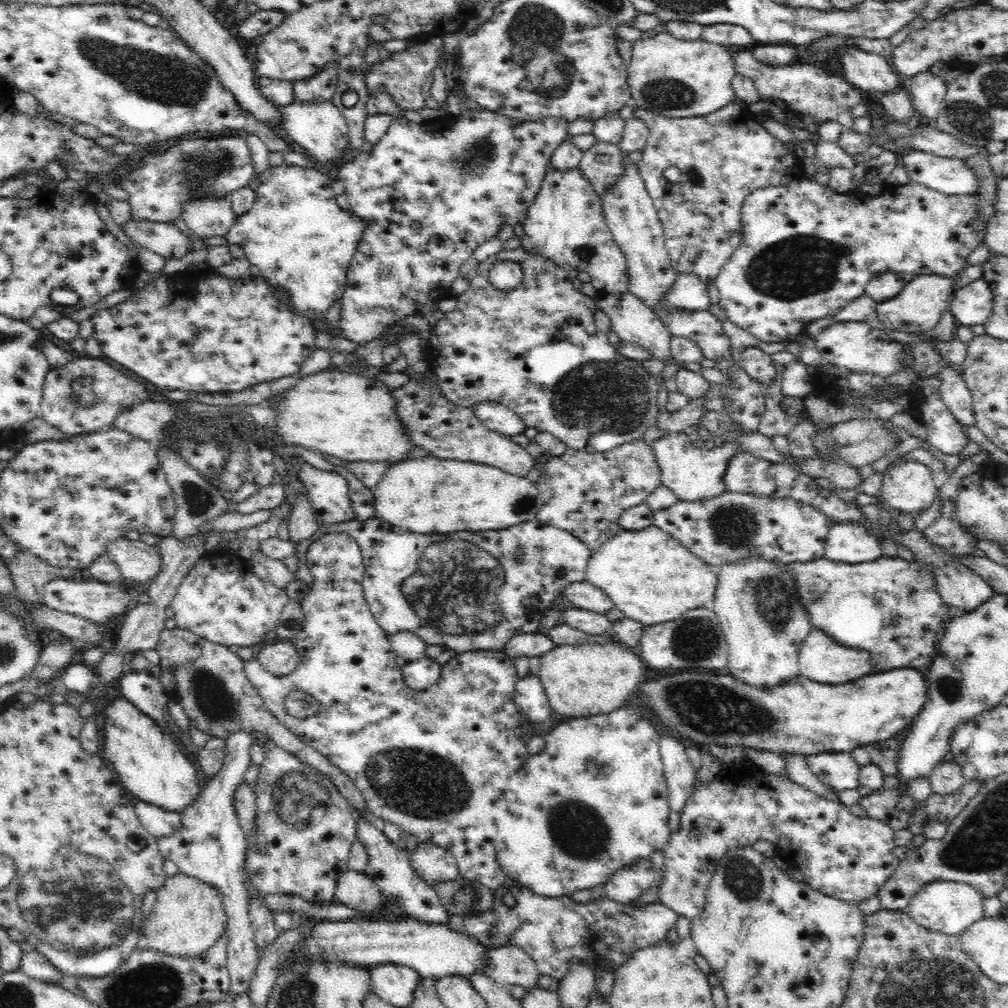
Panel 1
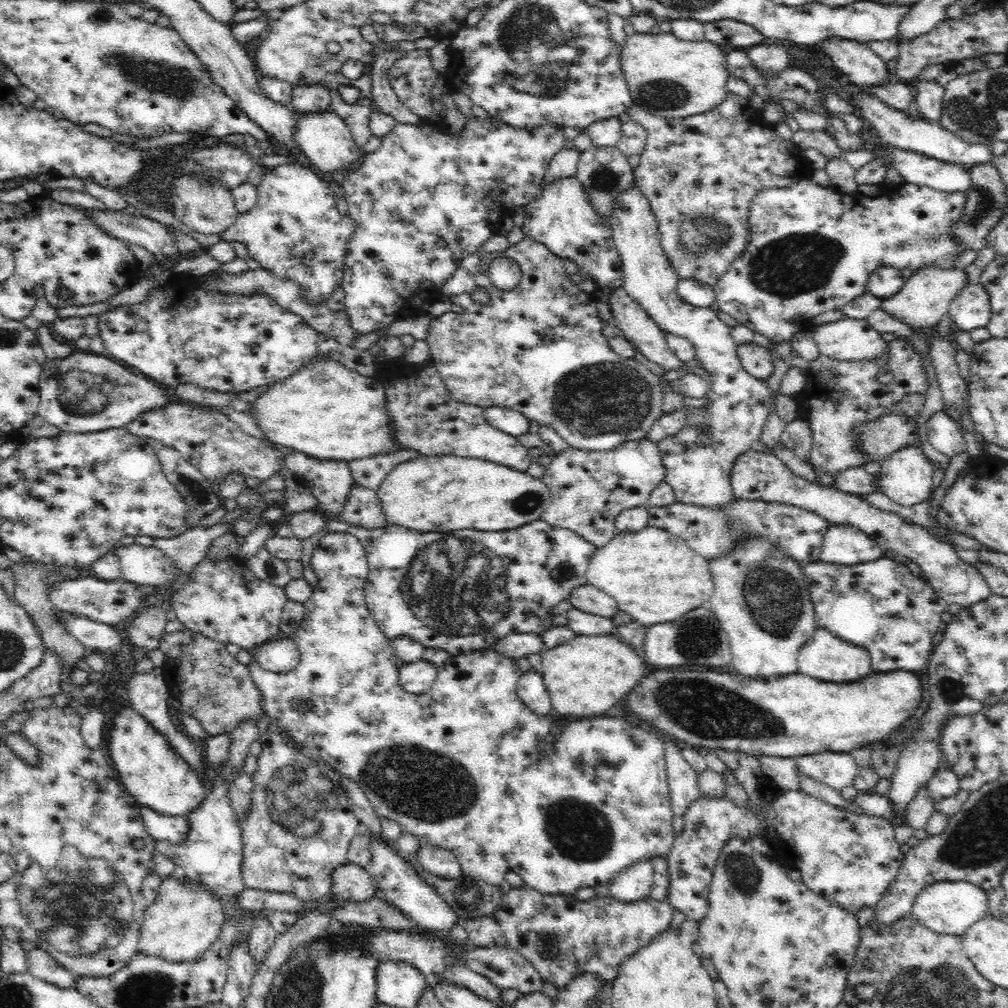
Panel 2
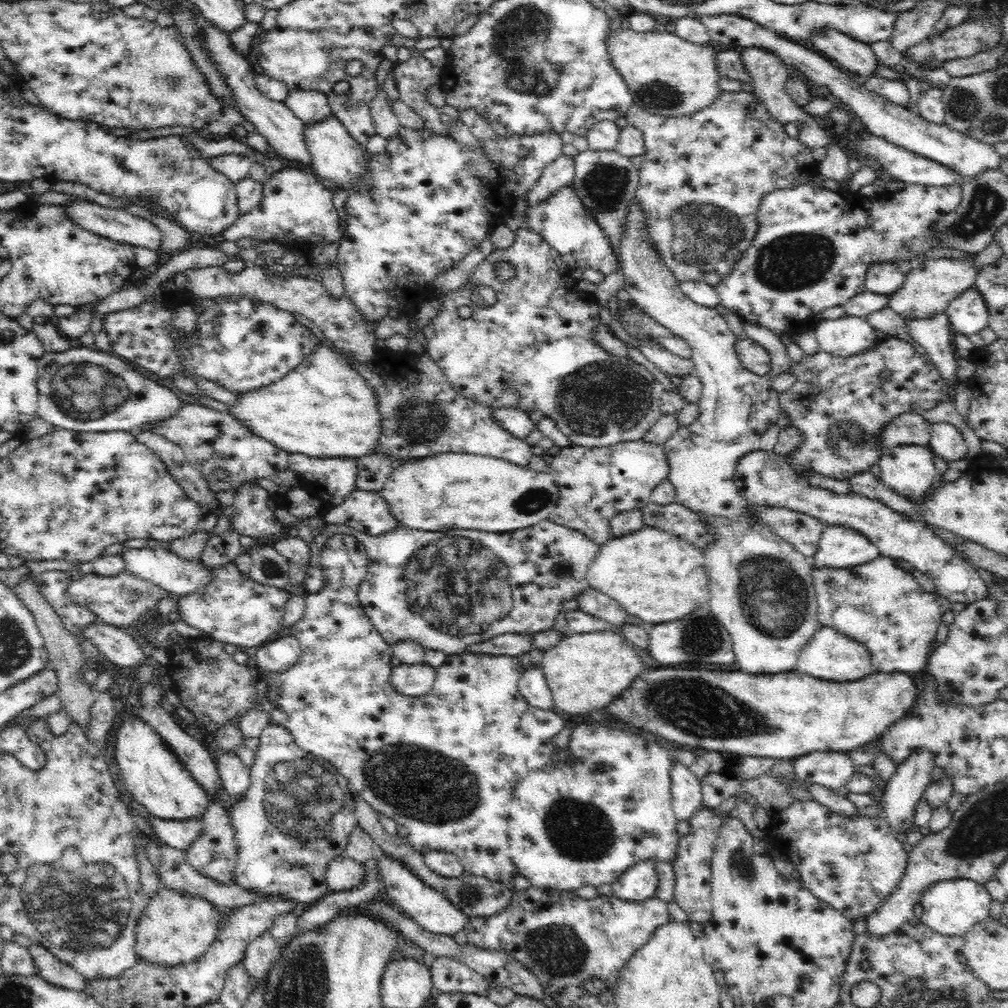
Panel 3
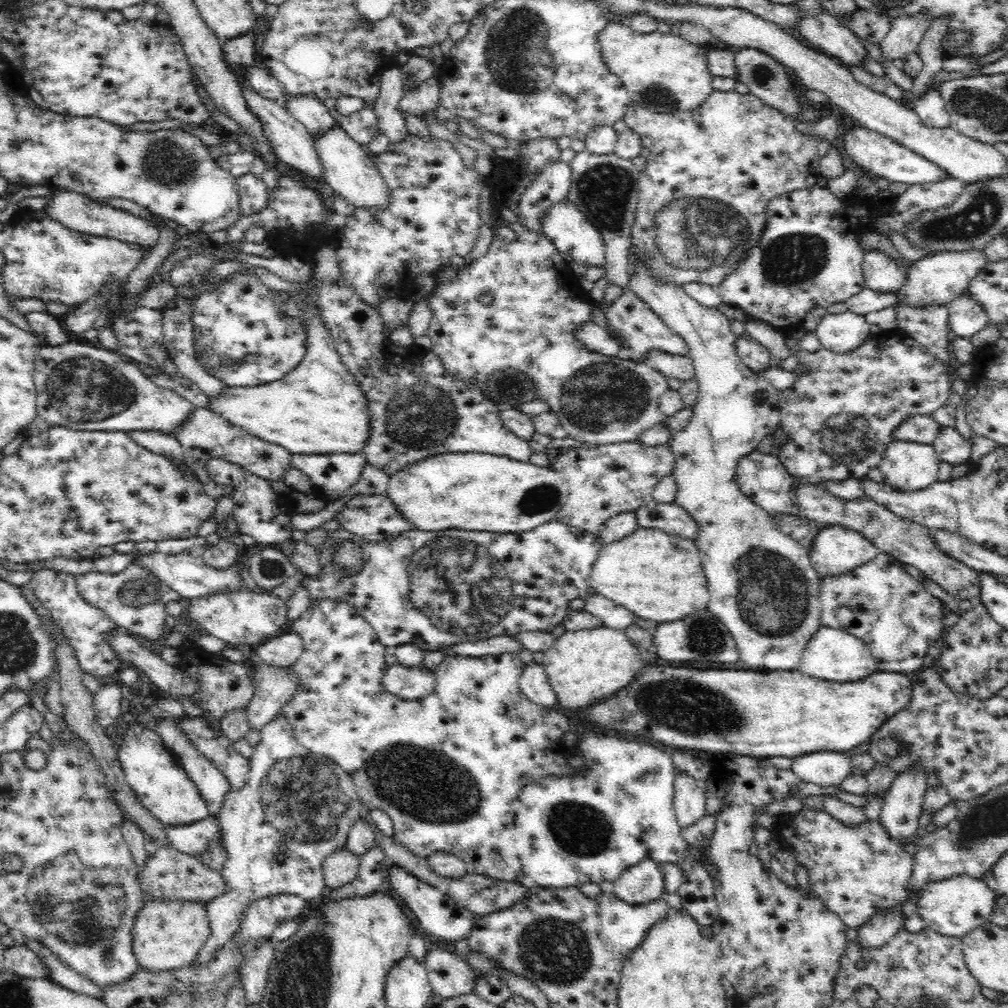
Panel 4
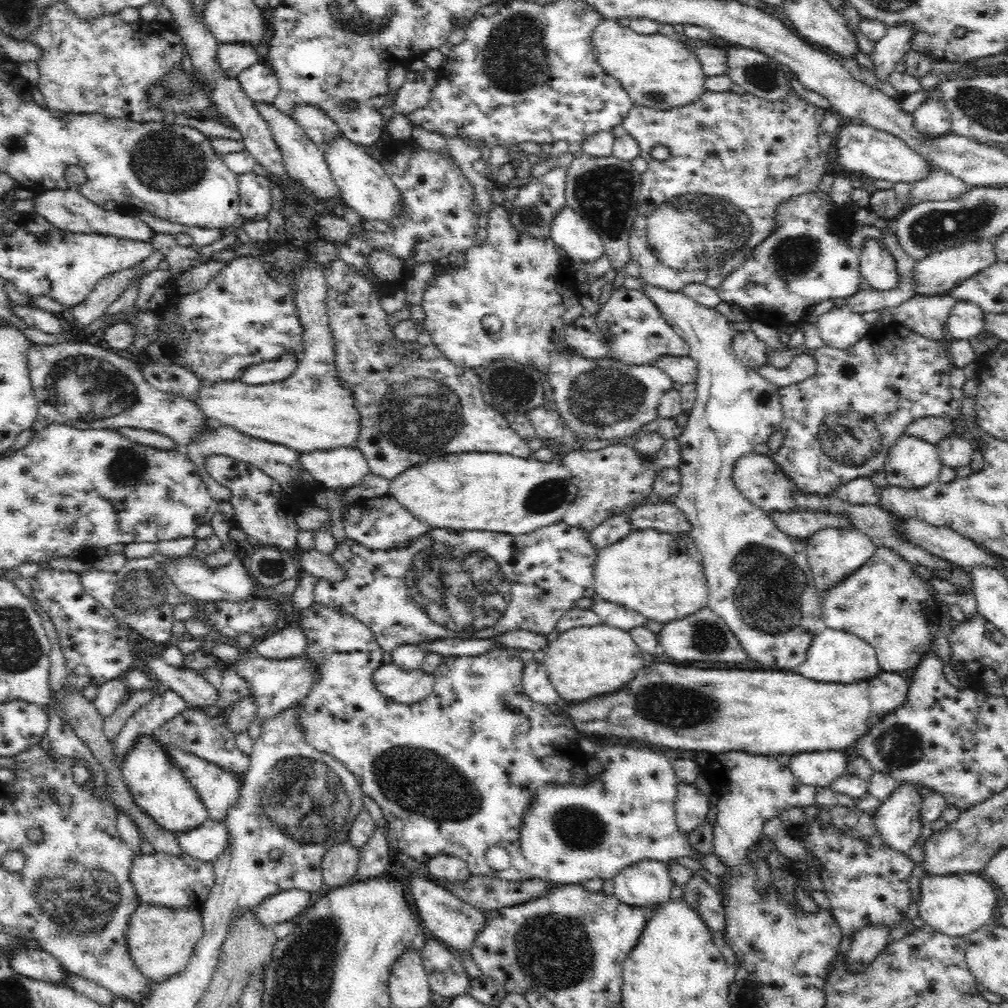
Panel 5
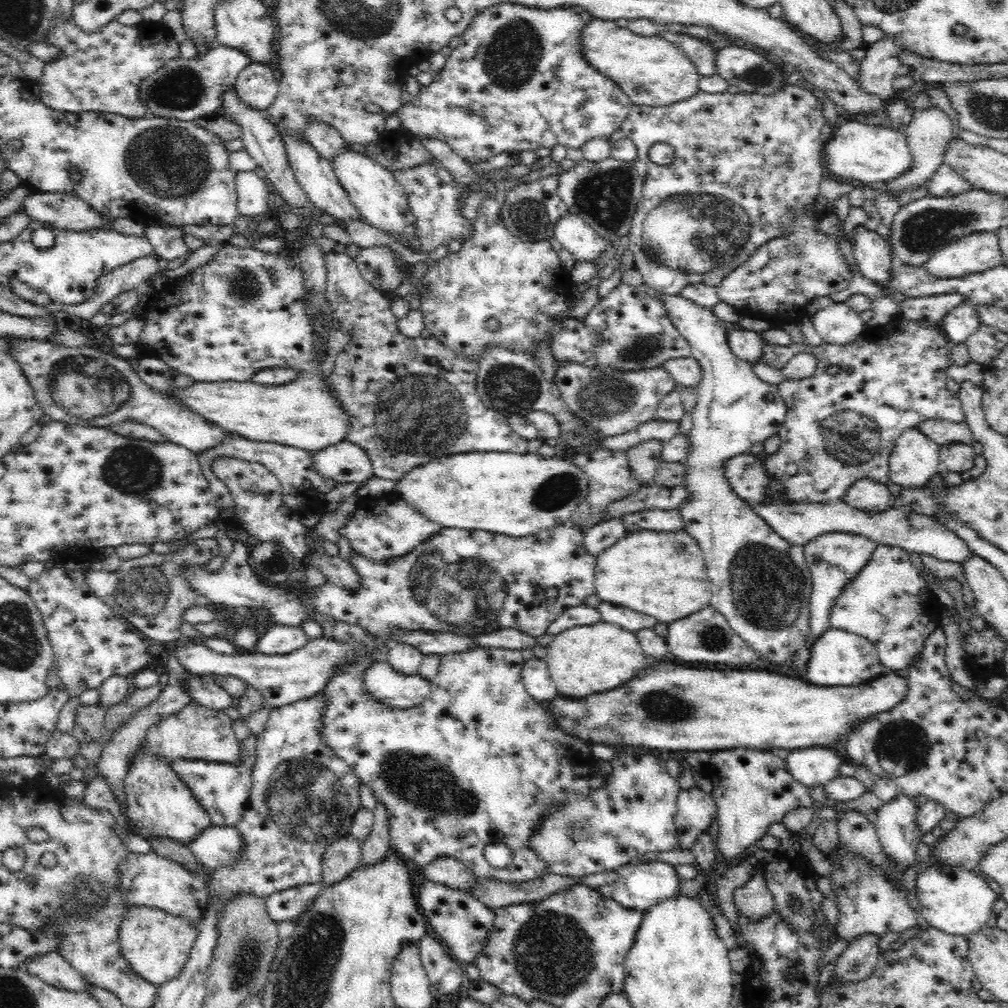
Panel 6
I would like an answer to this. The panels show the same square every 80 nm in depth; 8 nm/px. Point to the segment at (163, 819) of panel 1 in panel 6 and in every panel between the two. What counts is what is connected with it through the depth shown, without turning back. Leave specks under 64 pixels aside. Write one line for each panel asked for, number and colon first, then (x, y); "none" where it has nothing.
2: (160, 826)
3: (178, 834)
4: (188, 838)
5: (206, 842)
6: (215, 846)

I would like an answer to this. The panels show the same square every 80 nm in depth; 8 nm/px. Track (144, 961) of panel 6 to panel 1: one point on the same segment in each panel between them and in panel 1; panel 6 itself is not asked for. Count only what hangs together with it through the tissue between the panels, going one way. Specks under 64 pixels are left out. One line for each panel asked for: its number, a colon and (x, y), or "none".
1: (188, 918)
2: (186, 918)
3: (175, 928)
4: (168, 935)
5: (161, 940)

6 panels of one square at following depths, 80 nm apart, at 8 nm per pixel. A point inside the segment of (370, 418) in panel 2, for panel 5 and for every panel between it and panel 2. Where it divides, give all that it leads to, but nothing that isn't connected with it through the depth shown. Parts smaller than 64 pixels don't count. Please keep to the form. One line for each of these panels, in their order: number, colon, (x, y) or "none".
3: (323, 408)
4: (318, 408)
5: (312, 410)

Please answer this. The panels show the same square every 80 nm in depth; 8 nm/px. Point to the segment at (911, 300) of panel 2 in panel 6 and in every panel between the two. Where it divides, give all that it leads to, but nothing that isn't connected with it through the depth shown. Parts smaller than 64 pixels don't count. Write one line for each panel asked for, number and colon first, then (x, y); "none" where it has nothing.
3: (930, 287)
4: (935, 280)
5: (934, 275)
6: (978, 252)

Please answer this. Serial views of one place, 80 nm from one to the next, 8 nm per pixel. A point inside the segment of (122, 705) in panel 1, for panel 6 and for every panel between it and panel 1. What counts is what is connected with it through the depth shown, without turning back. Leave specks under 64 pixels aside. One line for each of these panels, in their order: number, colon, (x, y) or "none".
2: (159, 778)
3: (154, 776)
4: (163, 787)
5: (159, 788)
6: (158, 803)

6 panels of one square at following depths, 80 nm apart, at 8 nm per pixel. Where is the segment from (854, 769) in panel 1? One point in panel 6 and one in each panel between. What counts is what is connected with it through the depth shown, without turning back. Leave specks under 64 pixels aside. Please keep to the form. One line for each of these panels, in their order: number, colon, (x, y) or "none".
2: (836, 769)
3: (829, 769)
4: (824, 768)
5: (818, 769)
6: (814, 767)

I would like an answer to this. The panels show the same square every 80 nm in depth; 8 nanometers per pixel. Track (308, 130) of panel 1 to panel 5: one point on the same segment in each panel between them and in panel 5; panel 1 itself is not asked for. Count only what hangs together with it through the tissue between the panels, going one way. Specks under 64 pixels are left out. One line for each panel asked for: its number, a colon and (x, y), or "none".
2: (325, 139)
3: (334, 154)
4: (346, 167)
5: (361, 182)

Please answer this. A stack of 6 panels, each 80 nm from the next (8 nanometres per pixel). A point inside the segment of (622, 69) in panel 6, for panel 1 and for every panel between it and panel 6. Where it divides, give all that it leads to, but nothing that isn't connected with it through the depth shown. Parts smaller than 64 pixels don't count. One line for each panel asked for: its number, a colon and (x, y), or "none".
1: (677, 78)
2: (668, 77)
3: (668, 76)
4: (666, 74)
5: (659, 72)

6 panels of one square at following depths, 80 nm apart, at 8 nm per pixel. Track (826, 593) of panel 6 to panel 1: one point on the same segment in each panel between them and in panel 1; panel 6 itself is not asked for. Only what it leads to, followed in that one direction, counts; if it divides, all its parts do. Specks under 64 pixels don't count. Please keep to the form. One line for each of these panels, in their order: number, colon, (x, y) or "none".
1: (850, 542)
2: (843, 544)
3: (840, 547)
4: (836, 549)
5: (833, 553)

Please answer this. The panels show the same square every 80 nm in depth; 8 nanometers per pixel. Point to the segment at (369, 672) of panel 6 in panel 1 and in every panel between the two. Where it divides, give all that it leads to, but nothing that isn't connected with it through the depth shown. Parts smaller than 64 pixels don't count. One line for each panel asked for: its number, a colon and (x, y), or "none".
1: (421, 674)
2: (415, 678)
3: (418, 679)
4: (409, 683)
5: (405, 687)

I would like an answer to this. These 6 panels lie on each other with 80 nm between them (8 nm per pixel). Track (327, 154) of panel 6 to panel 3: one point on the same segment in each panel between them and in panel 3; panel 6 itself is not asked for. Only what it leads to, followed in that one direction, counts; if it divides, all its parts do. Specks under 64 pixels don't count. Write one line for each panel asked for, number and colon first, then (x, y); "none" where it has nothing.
3: (309, 106)
4: (311, 112)
5: (316, 123)

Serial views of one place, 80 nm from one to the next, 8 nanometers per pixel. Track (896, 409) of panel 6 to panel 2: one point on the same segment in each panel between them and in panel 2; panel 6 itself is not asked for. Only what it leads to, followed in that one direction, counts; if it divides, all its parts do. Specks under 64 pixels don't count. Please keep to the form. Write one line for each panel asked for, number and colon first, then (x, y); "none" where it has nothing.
2: (837, 396)
3: (839, 404)
4: (840, 412)
5: (838, 424)

